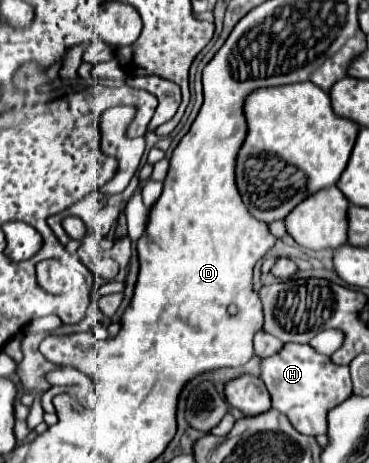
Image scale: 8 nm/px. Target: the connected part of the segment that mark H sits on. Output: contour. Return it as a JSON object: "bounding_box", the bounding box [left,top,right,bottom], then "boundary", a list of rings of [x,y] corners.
{"bounding_box":[260,344,352,436],"boundary":[[[284,344],[274,356],[260,362],[260,378],[272,396],[272,406],[286,414],[292,426],[306,436],[324,434],[326,412],[352,394],[348,366],[336,366],[328,356],[318,354],[310,344]]]}

